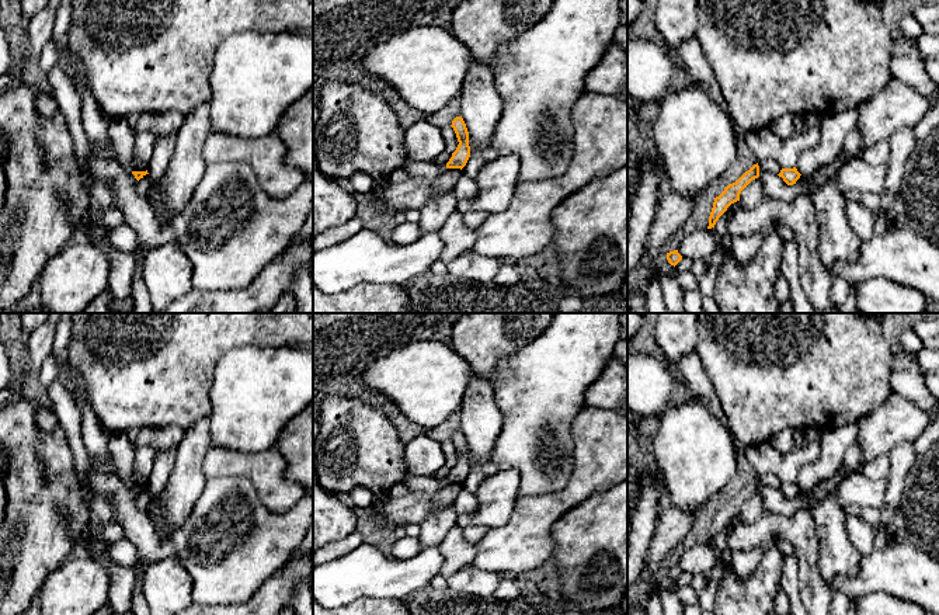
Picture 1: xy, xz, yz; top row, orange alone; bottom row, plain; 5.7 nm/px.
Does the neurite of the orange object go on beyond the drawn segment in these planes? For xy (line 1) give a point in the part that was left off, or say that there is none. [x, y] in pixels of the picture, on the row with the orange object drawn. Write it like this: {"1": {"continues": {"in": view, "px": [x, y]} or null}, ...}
{"1": {"continues": null}}

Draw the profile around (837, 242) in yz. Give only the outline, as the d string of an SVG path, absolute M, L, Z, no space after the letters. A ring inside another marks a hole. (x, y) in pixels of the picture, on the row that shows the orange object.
M838 176L818 187L811 202L818 223L818 254L828 268L837 261L856 261L862 240L851 230L846 216L846 199L838 188Z

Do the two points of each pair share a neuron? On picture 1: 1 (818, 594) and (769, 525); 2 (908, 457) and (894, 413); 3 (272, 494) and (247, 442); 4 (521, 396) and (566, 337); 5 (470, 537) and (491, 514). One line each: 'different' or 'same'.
1: same
2: different
3: different
4: same
5: different

